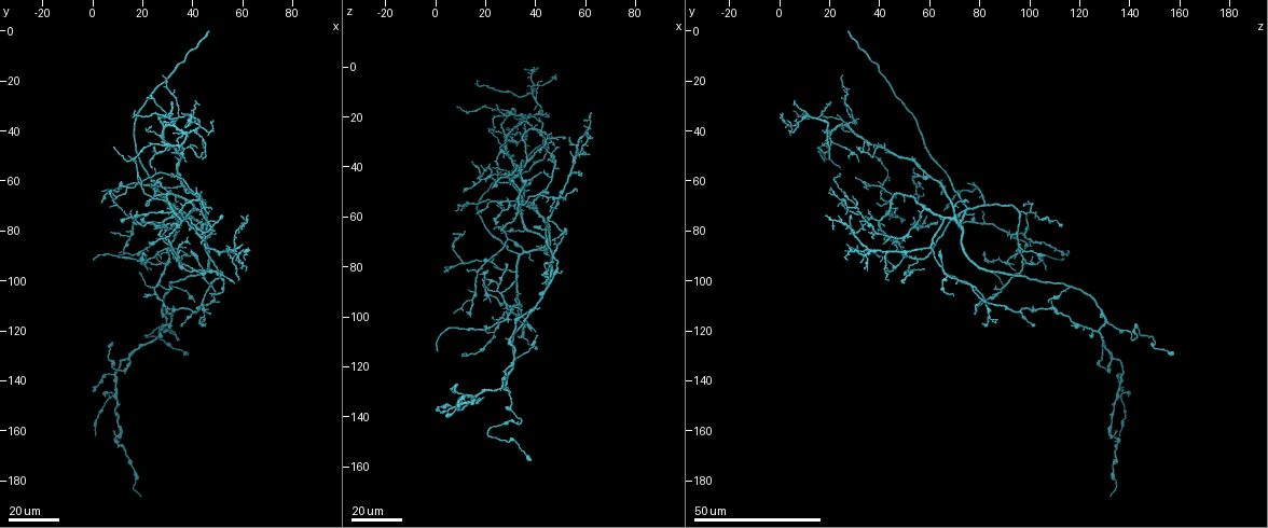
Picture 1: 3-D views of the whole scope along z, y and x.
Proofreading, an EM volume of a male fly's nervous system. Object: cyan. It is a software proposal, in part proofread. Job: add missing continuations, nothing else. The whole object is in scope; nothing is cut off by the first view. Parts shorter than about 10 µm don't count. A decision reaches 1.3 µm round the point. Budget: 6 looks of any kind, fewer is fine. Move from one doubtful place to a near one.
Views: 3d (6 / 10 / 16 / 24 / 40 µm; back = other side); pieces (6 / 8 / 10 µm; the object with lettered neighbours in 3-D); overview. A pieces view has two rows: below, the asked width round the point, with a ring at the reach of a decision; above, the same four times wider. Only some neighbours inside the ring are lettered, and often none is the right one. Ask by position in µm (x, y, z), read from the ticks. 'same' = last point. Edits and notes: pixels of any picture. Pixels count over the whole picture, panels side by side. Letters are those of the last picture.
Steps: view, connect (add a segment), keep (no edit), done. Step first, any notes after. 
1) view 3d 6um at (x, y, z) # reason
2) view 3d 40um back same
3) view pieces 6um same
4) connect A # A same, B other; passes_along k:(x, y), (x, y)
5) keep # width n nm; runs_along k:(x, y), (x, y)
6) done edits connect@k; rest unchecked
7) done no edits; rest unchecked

view 3d 24um at (12, 88, 99) # tapers out

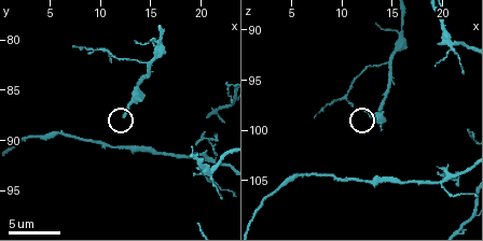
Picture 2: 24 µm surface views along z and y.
view 3d 6um at (12.4, 87.6, 98.0)

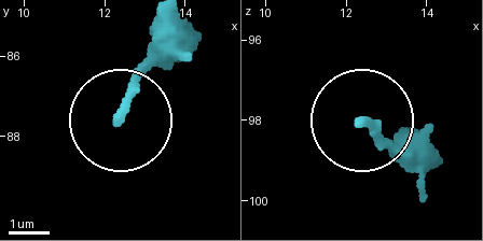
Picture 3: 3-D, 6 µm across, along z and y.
view pieces 10um at (12.40, 87.55, 98.05) # see the neighbours

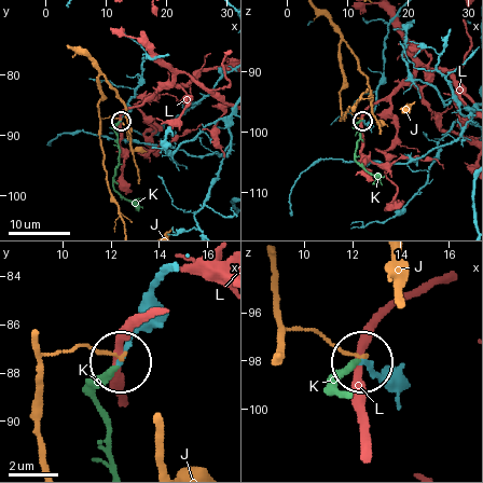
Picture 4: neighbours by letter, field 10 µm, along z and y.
connect K # J other, K same, L other; the neuron continues

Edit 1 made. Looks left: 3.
view 3d 16um at (21, 69, 39) # an open end

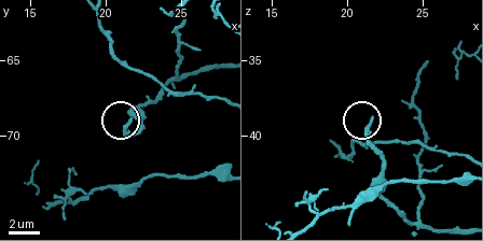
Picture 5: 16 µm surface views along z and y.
view pieces 6um at (21.6, 69.0, 38.8)

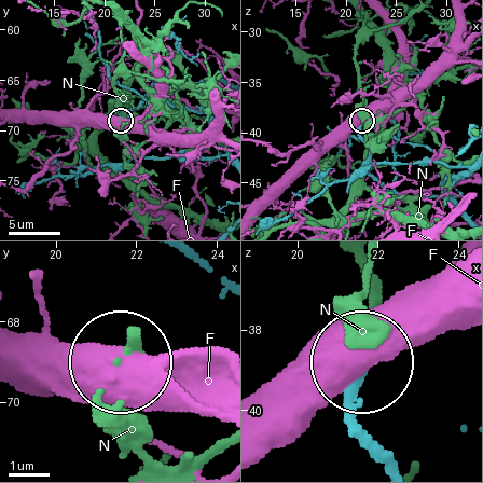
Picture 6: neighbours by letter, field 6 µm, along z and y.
keep # width 180 nm; F other, N other; runs_along 6:(390, 464), (353, 402), (363, 364); none of them fits

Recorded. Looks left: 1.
done edits connect@4; rest unchecked

